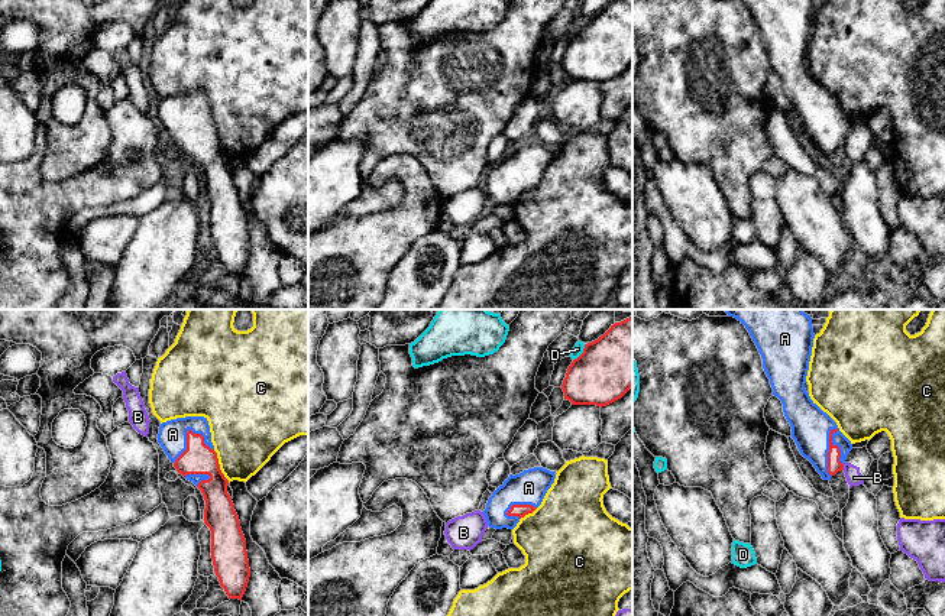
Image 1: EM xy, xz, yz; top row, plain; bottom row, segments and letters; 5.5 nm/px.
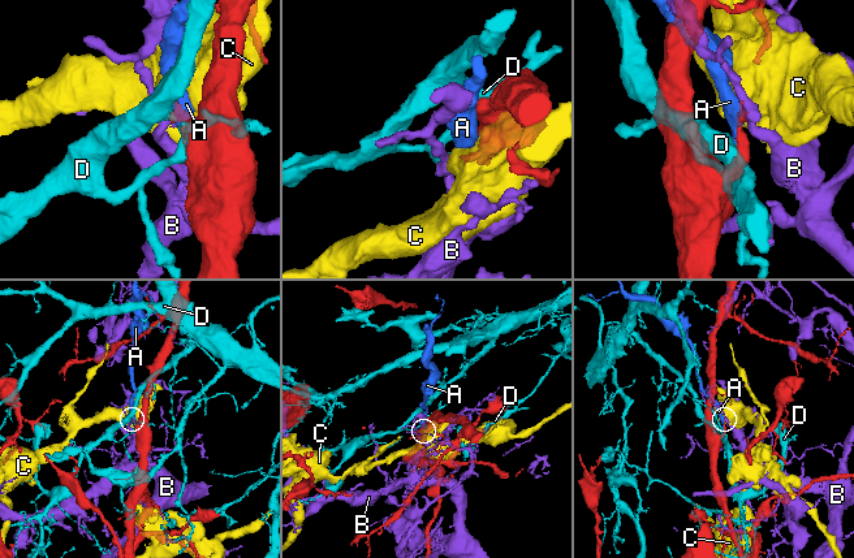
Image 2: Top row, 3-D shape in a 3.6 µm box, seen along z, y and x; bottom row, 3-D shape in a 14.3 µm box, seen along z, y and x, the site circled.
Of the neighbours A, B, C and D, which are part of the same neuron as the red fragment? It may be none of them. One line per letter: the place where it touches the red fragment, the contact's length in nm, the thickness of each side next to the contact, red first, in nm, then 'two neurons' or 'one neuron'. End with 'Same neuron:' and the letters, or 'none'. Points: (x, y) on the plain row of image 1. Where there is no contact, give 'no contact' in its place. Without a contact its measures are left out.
A: yz (828, 127) | 280 nm | 80/220 nm | one neuron
B: yz (842, 143) | 30 nm | 80/90 nm | two neurons
C: xy (219, 142) | 200 nm | 180/400 nm | two neurons
D: xz (582, 29) | 120 nm | 360/60 nm | two neurons
Same neuron: A

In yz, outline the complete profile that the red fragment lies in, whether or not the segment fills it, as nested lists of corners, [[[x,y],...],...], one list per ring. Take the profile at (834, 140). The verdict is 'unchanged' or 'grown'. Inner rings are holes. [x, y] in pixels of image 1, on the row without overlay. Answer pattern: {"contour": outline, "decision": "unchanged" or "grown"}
{"contour": [[[744,0],[755,19],[773,71],[783,80],[800,130],[823,156],[844,146],[851,117],[805,65],[813,23],[812,0]]], "decision": "grown"}

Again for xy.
{"contour": [[[185,93],[162,98],[158,119],[177,147],[201,166],[204,200],[211,207],[214,249],[229,275],[242,276],[250,253],[246,215],[227,169],[229,156],[220,146],[207,94]]], "decision": "grown"}

